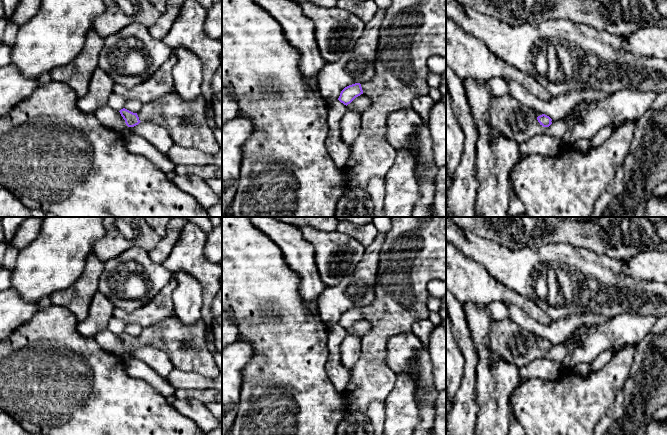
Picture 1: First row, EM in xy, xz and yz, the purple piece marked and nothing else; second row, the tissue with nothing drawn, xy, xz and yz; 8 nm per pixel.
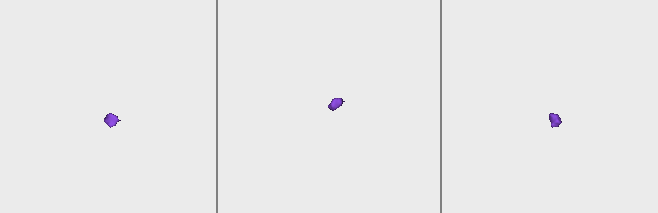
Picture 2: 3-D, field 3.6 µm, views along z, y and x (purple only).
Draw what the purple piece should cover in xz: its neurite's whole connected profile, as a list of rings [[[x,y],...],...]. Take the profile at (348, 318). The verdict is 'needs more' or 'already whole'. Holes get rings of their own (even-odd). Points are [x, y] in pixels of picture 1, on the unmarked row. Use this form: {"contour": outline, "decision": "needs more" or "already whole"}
{"contour": [[[390,217],[392,221],[392,227],[391,229],[385,233],[385,241],[382,247],[382,250],[379,255],[379,269],[377,273],[376,278],[376,284],[374,287],[374,300],[363,307],[355,307],[352,309],[349,309],[345,311],[338,322],[338,324],[343,327],[344,329],[350,328],[356,321],[360,320],[361,318],[366,319],[370,323],[370,331],[366,333],[361,338],[361,352],[360,352],[360,358],[356,362],[356,364],[351,369],[351,378],[349,380],[349,383],[347,384],[345,390],[342,392],[343,396],[345,397],[347,401],[347,408],[346,412],[347,414],[353,414],[353,413],[363,413],[367,414],[368,406],[376,400],[385,400],[392,389],[395,386],[397,374],[389,368],[386,362],[386,355],[387,355],[387,341],[388,339],[396,334],[402,333],[402,332],[409,332],[412,331],[412,326],[415,322],[418,320],[428,319],[430,311],[427,307],[428,297],[429,293],[427,290],[427,284],[432,280],[443,280],[446,281],[446,217]]], "decision": "needs more"}

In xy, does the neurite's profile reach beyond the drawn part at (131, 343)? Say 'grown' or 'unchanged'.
grown

